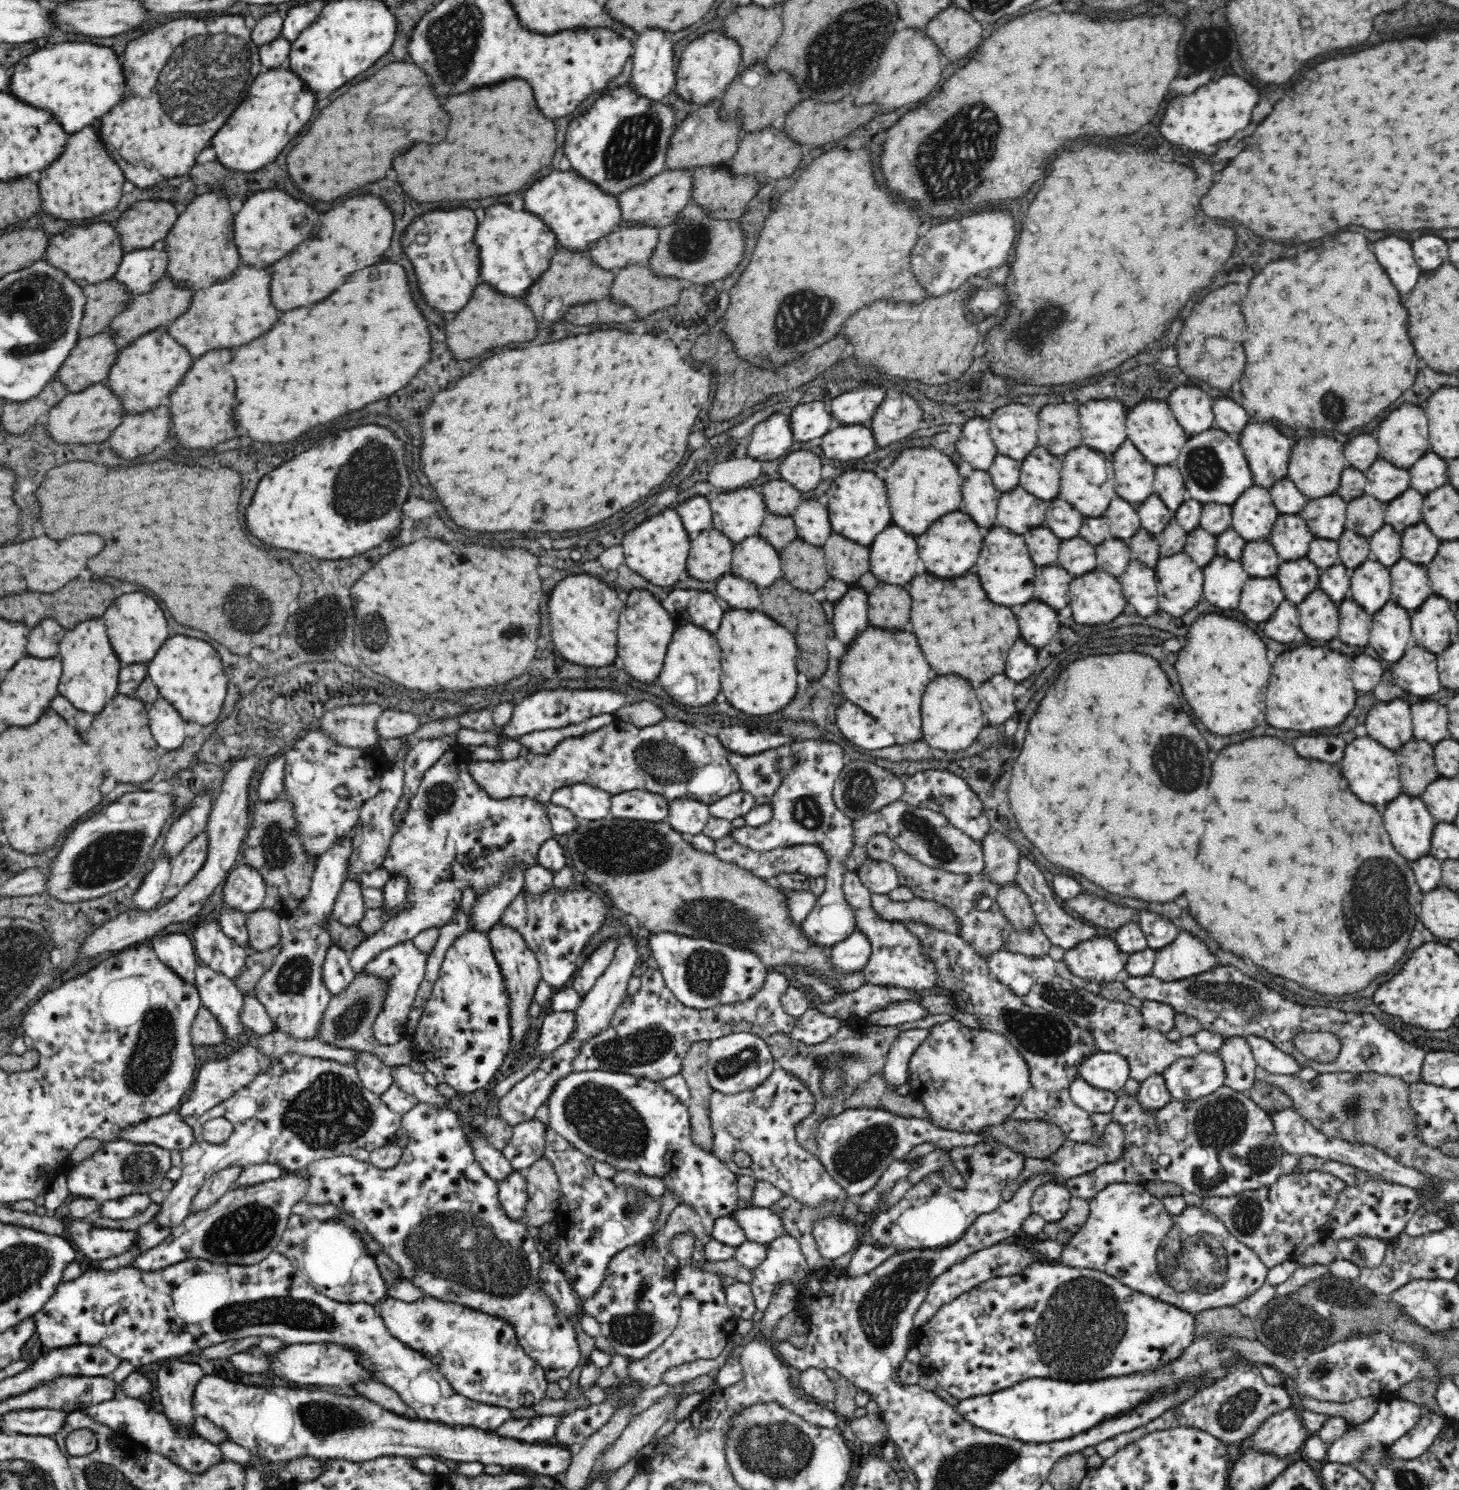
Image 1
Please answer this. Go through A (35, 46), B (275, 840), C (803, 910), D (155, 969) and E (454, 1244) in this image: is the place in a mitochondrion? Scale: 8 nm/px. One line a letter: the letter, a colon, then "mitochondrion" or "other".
A: other
B: mitochondrion
C: other
D: other
E: mitochondrion

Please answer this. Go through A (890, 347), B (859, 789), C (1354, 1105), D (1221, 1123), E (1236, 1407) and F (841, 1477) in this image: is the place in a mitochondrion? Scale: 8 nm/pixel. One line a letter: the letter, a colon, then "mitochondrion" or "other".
A: other
B: mitochondrion
C: mitochondrion
D: mitochondrion
E: mitochondrion
F: other

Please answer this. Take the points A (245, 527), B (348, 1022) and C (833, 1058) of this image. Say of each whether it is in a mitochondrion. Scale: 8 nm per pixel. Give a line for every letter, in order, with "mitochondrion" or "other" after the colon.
A: other
B: mitochondrion
C: mitochondrion

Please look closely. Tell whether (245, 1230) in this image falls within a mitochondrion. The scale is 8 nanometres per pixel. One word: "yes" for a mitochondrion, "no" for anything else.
yes

